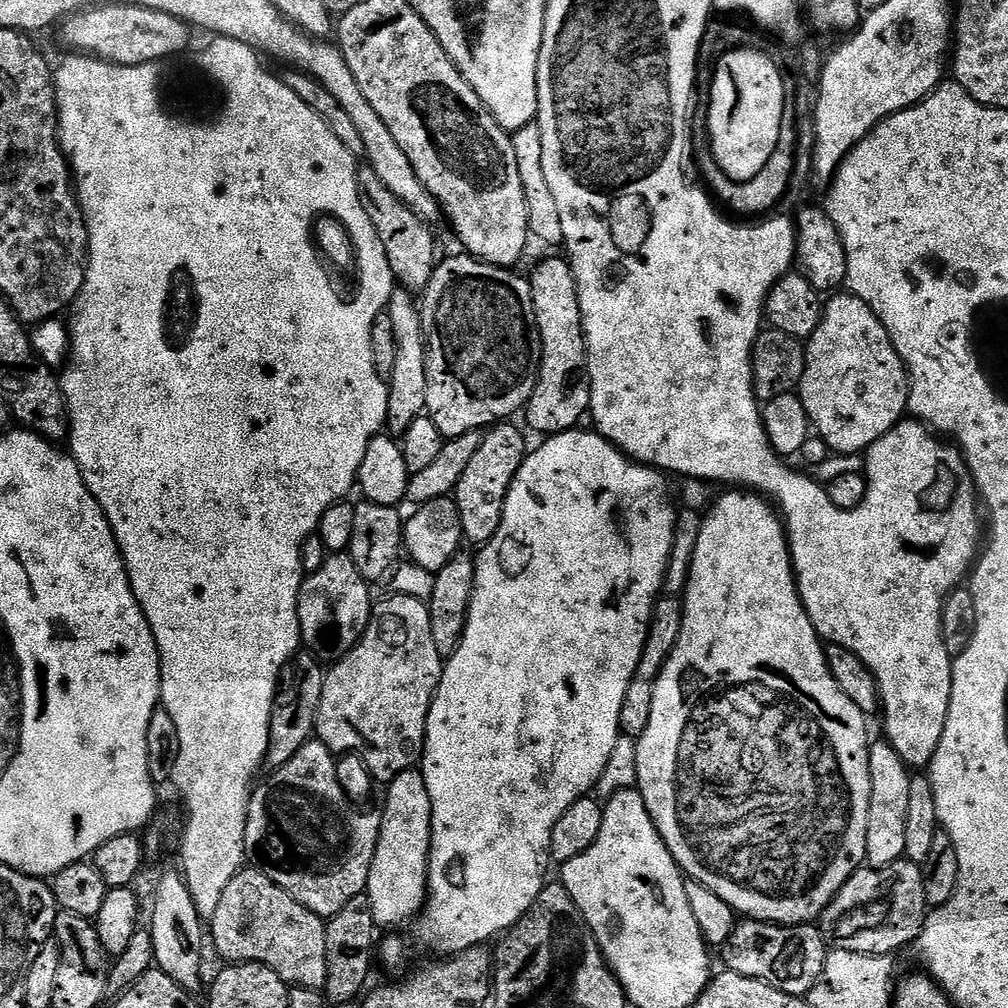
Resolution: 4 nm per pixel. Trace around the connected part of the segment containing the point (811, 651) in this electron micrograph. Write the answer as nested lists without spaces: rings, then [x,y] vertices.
[[[728,490],[724,497],[717,499],[707,509],[706,515],[700,521],[700,533],[698,534],[698,546],[694,550],[692,566],[688,570],[688,587],[683,593],[684,617],[682,618],[682,634],[678,634],[678,642],[672,653],[668,655],[668,661],[660,677],[656,679],[654,686],[654,702],[650,710],[650,722],[646,730],[638,737],[636,749],[638,750],[638,778],[636,788],[642,794],[646,802],[646,810],[650,818],[656,823],[660,837],[666,842],[666,846],[672,851],[672,856],[680,866],[688,880],[696,880],[699,884],[705,884],[722,902],[729,904],[733,912],[749,920],[763,920],[765,924],[782,924],[791,926],[793,924],[811,924],[819,921],[821,914],[826,910],[829,902],[842,890],[842,886],[861,868],[866,861],[866,830],[868,829],[868,815],[870,814],[870,762],[868,761],[869,717],[865,716],[850,698],[842,692],[838,682],[834,680],[834,674],[830,672],[828,665],[828,654],[816,627],[810,622],[810,614],[806,614],[804,604],[800,601],[800,588],[796,585],[796,571],[792,568],[792,551],[788,548],[788,534],[784,530],[783,519],[778,515],[777,509],[763,496],[747,490]]]

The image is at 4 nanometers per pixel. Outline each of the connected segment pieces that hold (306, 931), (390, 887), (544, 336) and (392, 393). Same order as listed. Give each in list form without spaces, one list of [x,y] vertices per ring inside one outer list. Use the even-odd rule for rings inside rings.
[[[255,866],[245,867],[233,878],[230,886],[226,886],[226,890],[222,894],[222,902],[218,902],[218,910],[214,910],[214,914],[210,917],[210,944],[216,947],[218,955],[224,959],[224,962],[231,962],[232,964],[265,964],[270,970],[274,970],[282,979],[284,983],[289,986],[298,988],[315,988],[317,990],[323,989],[326,978],[328,977],[328,955],[326,954],[326,924],[325,921],[318,914],[314,914],[306,906],[302,906],[293,898],[286,890],[282,890],[282,886],[278,886],[275,882],[261,872]]]
[[[408,768],[387,781],[388,801],[381,818],[380,837],[370,866],[366,895],[381,929],[396,928],[421,915],[428,899],[428,851],[432,845],[432,803],[423,771]]]
[[[552,256],[544,260],[530,275],[532,286],[532,301],[536,325],[540,331],[540,373],[534,386],[534,394],[528,399],[526,413],[528,424],[536,432],[541,432],[541,437],[556,436],[559,432],[570,432],[577,427],[580,419],[589,415],[592,407],[594,389],[588,380],[588,347],[584,341],[584,327],[582,326],[582,310],[578,302],[578,286],[572,273],[572,265],[567,259]]]
[[[396,286],[388,299],[387,314],[394,322],[394,342],[398,342],[398,358],[394,358],[394,374],[387,381],[388,422],[387,431],[393,437],[403,437],[411,423],[426,412],[426,354],[428,346],[424,343],[424,331],[420,321],[420,305],[417,297],[405,288]]]

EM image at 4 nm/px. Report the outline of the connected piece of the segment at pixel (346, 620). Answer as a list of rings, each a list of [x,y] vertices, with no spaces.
[[[348,552],[329,555],[322,570],[309,572],[300,583],[298,594],[298,622],[303,647],[321,662],[340,660],[362,638],[372,621],[374,599],[369,581],[354,566]]]

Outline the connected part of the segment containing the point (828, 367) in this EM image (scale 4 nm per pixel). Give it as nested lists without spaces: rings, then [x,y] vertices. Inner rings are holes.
[[[851,294],[833,295],[832,301],[824,304],[824,313],[818,322],[818,330],[806,342],[804,349],[804,373],[800,379],[798,395],[805,407],[815,435],[839,455],[867,453],[908,412],[908,371],[904,369],[898,350],[886,334],[886,326],[874,314],[862,298]]]

